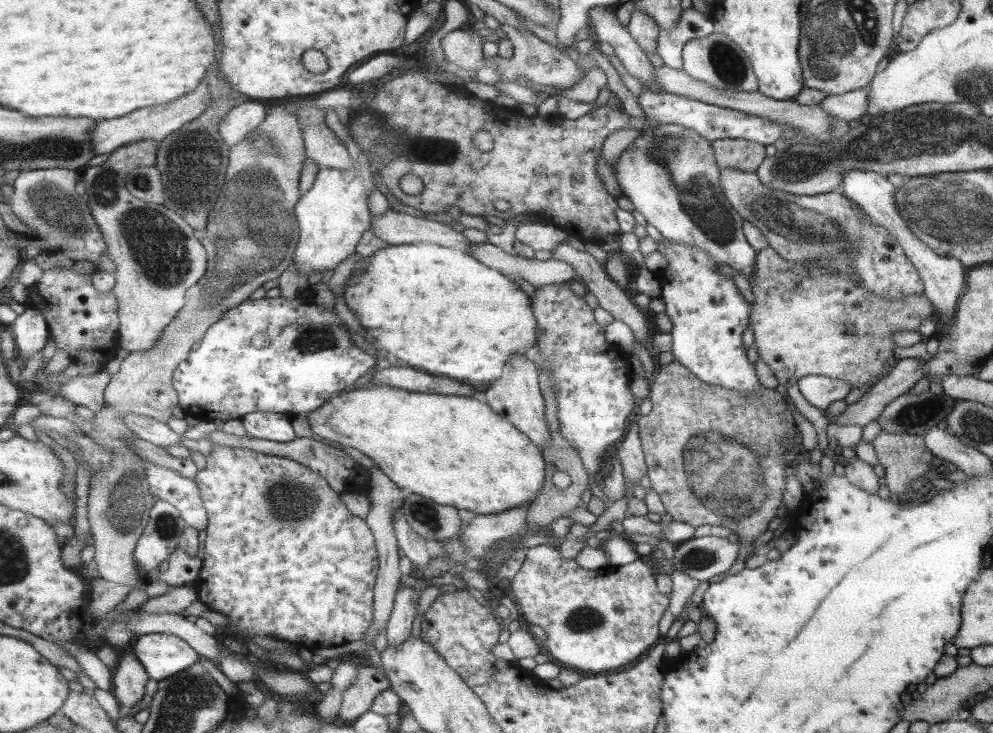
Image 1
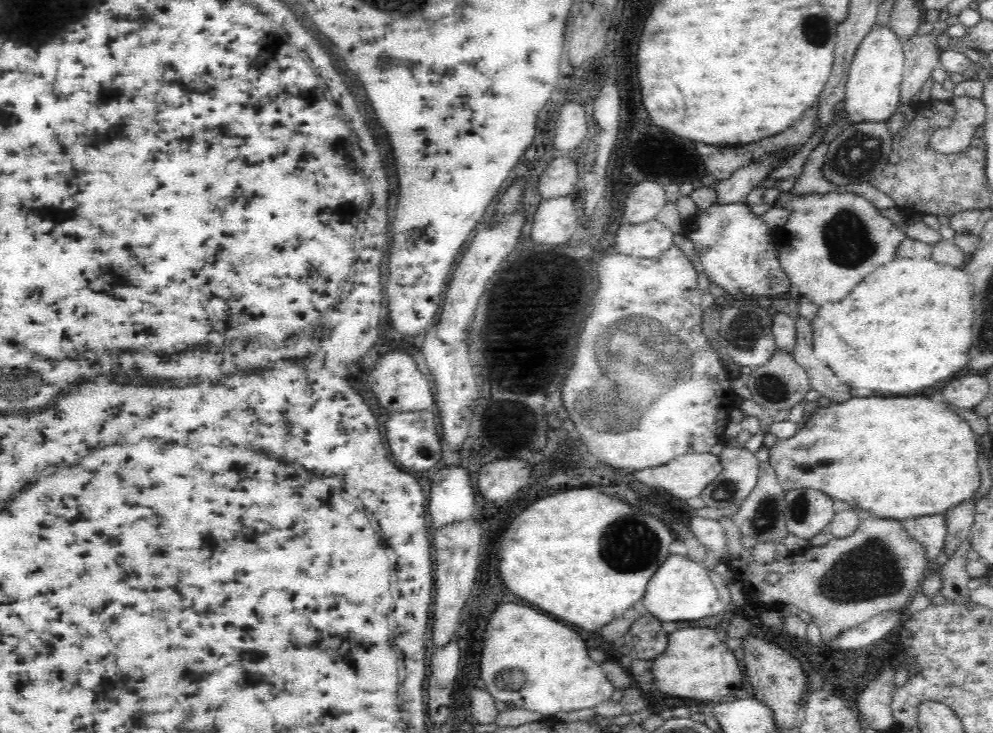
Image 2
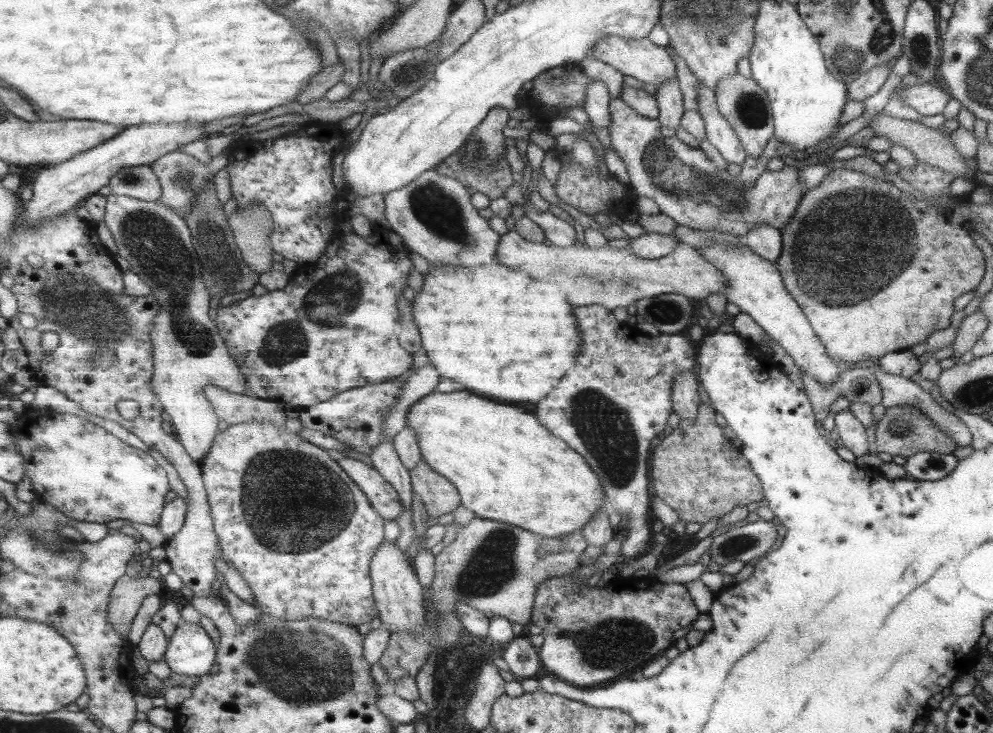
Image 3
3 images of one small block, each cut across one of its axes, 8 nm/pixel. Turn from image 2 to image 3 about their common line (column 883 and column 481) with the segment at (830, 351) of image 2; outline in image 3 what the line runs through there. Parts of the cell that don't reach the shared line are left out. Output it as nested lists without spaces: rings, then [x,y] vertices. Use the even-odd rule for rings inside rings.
[[[493,262],[493,264],[483,264],[482,266],[453,266],[453,264],[433,264],[430,265],[431,274],[424,275],[423,290],[416,292],[415,298],[415,320],[421,328],[421,336],[423,336],[423,344],[425,350],[429,352],[429,362],[435,364],[435,368],[441,372],[441,379],[451,379],[456,383],[465,384],[471,392],[479,394],[487,399],[499,400],[500,402],[540,402],[541,398],[545,398],[547,394],[551,394],[559,382],[569,374],[569,370],[575,366],[577,358],[579,358],[579,346],[581,346],[581,338],[579,338],[579,326],[577,326],[577,316],[573,302],[567,300],[567,292],[560,285],[551,283],[550,281],[542,281],[531,277],[528,272],[523,269],[509,268],[507,265]]]

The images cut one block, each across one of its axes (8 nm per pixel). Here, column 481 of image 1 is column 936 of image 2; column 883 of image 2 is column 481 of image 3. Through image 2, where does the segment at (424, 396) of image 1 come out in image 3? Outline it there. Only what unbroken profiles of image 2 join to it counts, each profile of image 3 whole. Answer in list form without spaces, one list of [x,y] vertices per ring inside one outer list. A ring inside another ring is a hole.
[[[435,392],[415,404],[407,415],[408,427],[420,434],[423,458],[455,484],[462,497],[462,506],[475,516],[514,524],[549,538],[563,538],[581,531],[591,516],[606,507],[605,493],[599,477],[569,444],[549,432],[539,418],[519,406],[471,392]]]

